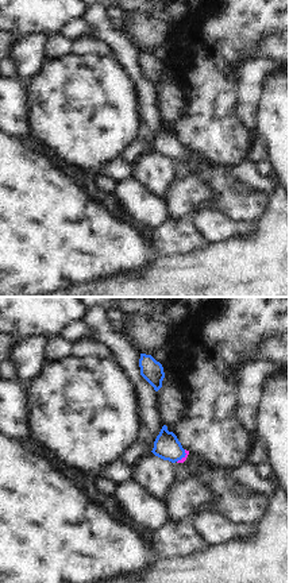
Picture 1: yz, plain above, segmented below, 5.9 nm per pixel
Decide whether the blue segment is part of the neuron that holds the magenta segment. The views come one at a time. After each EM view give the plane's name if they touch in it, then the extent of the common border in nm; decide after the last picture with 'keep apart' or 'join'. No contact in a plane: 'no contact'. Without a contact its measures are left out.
meets magenta in yz; contact 90 nm long

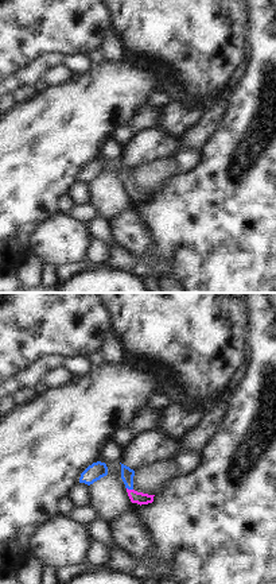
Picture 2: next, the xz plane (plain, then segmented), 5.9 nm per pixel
meets magenta in xz; contact 40 nm long

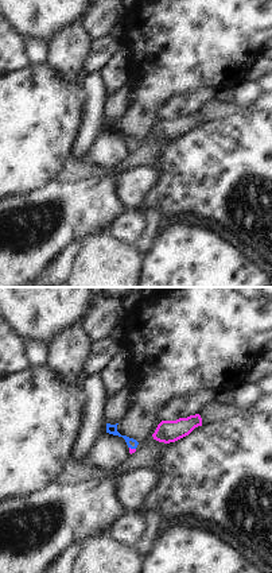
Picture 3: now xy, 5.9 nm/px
meets magenta in xy; contact 40 nm long

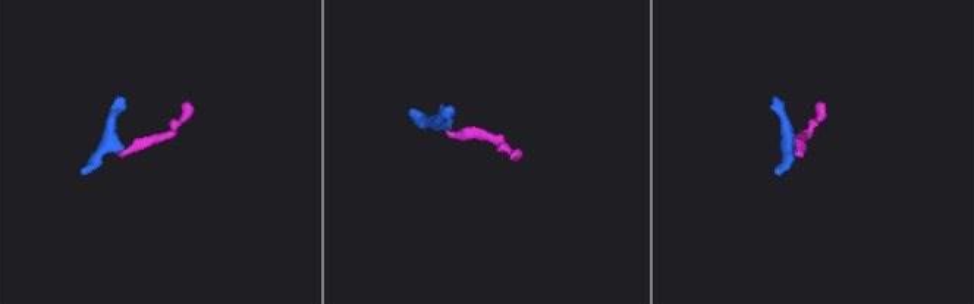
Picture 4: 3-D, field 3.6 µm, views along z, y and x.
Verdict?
join

